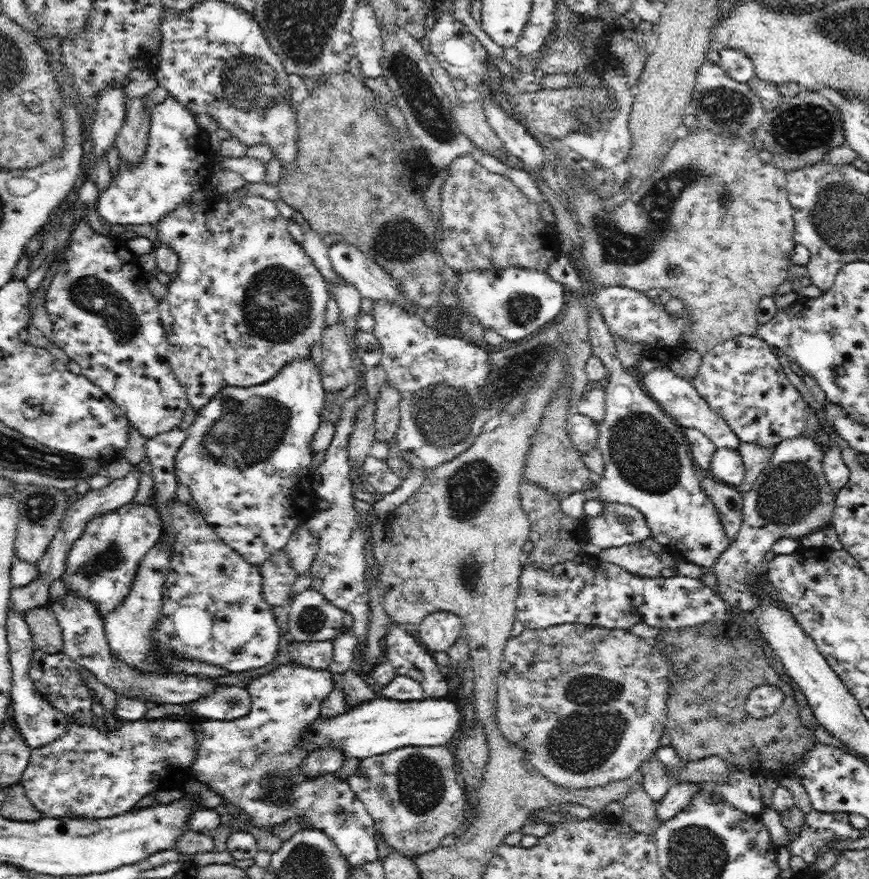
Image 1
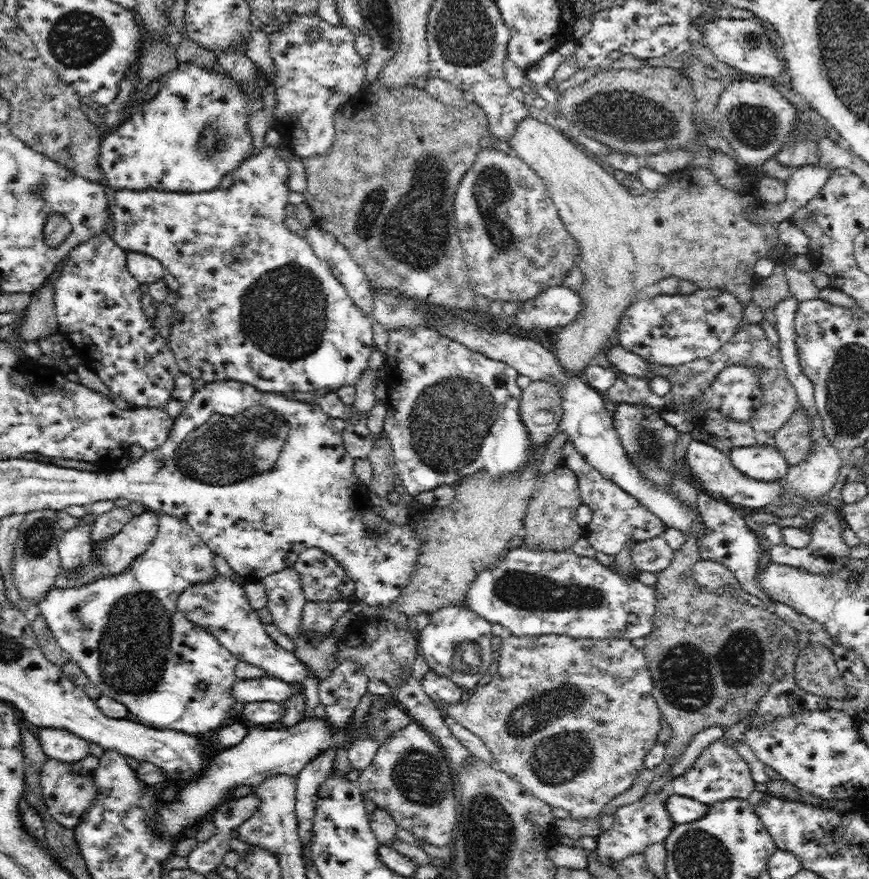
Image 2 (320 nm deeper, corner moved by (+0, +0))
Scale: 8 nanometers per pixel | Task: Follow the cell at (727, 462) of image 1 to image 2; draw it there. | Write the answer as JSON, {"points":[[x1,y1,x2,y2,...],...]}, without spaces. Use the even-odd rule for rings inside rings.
{"points":[[774,443,732,448,728,454,736,469,757,481,778,481,788,472,788,461]]}

